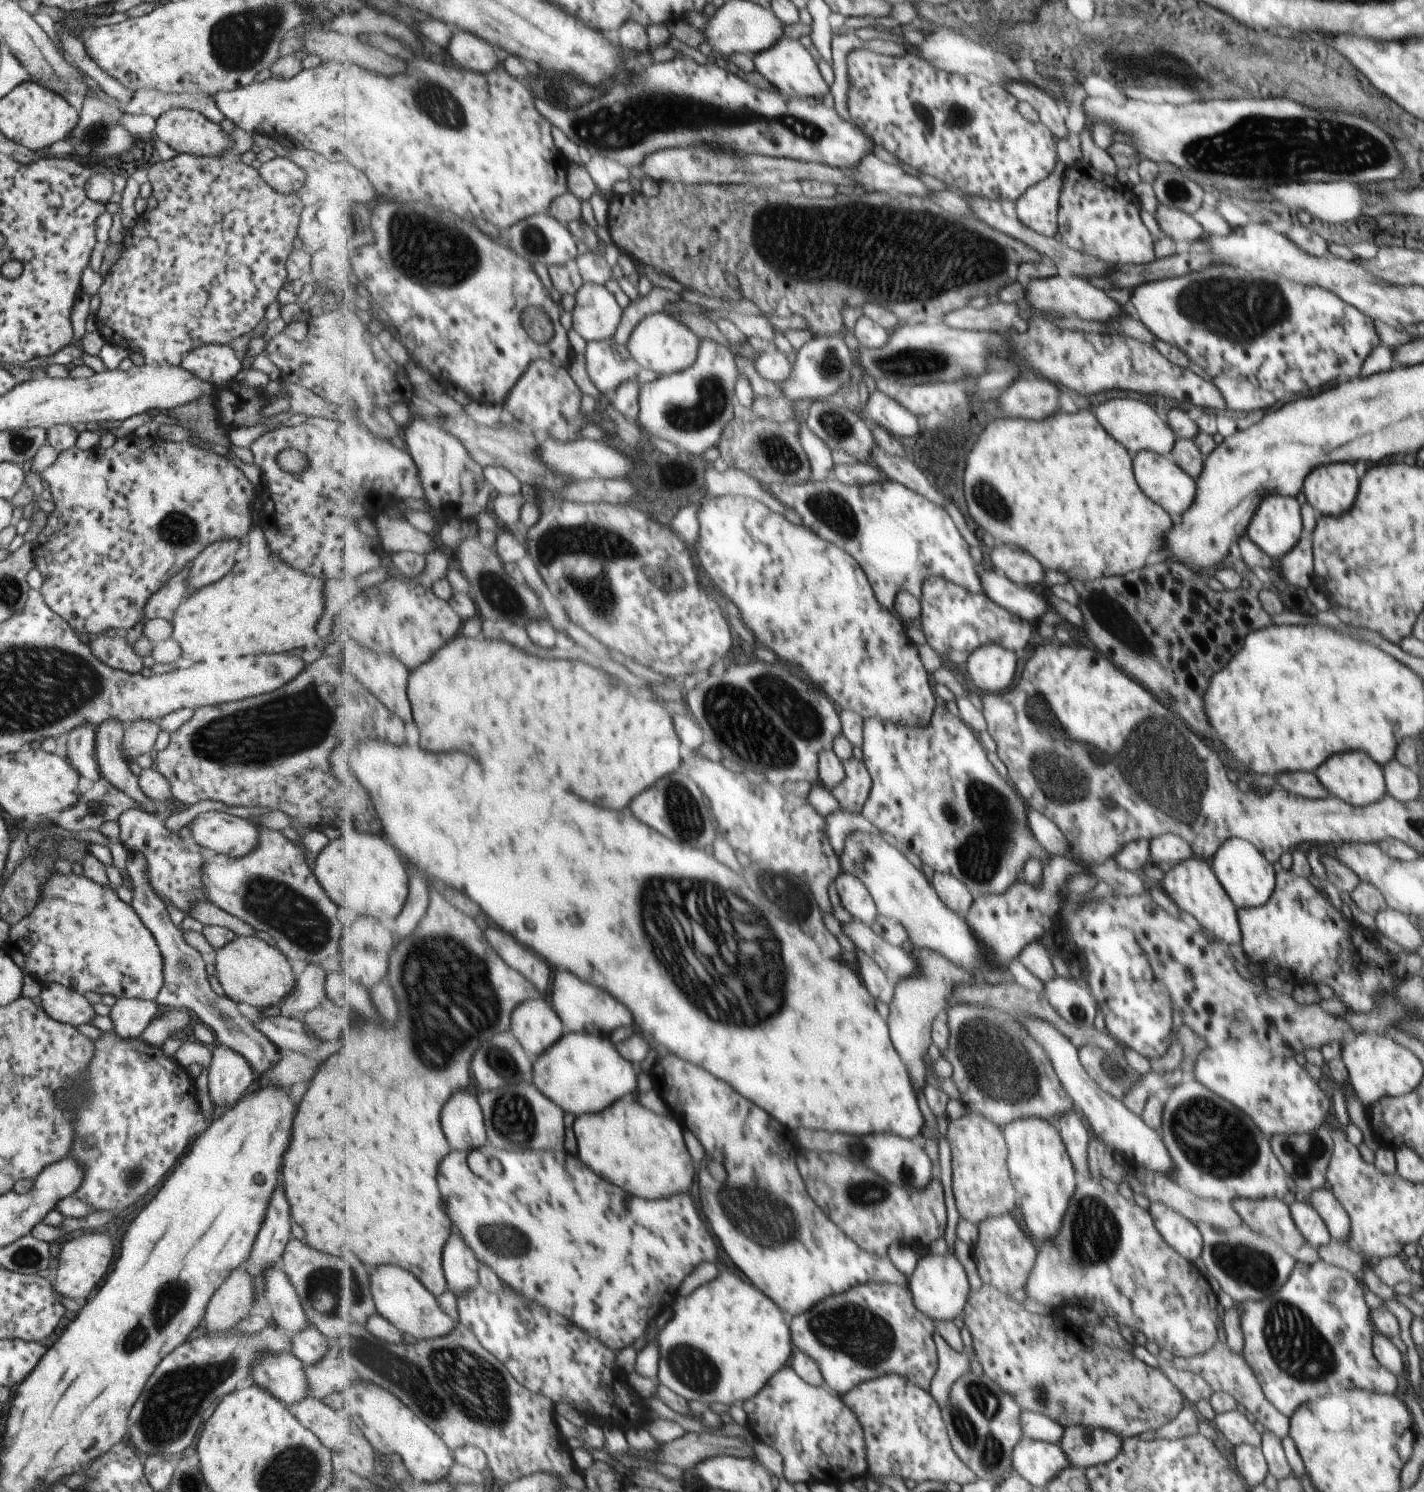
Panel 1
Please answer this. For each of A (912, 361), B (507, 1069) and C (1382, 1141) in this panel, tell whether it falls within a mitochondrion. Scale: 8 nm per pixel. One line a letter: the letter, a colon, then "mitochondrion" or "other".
A: mitochondrion
B: mitochondrion
C: other

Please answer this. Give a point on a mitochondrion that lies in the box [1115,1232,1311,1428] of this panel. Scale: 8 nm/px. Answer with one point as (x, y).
(1253, 1267)

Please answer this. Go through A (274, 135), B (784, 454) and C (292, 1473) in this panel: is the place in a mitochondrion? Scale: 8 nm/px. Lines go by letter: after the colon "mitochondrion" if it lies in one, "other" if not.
A: other
B: mitochondrion
C: mitochondrion

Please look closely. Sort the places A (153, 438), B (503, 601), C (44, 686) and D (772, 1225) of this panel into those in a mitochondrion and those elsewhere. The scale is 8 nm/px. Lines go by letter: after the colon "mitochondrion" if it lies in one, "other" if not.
A: other
B: mitochondrion
C: mitochondrion
D: mitochondrion

